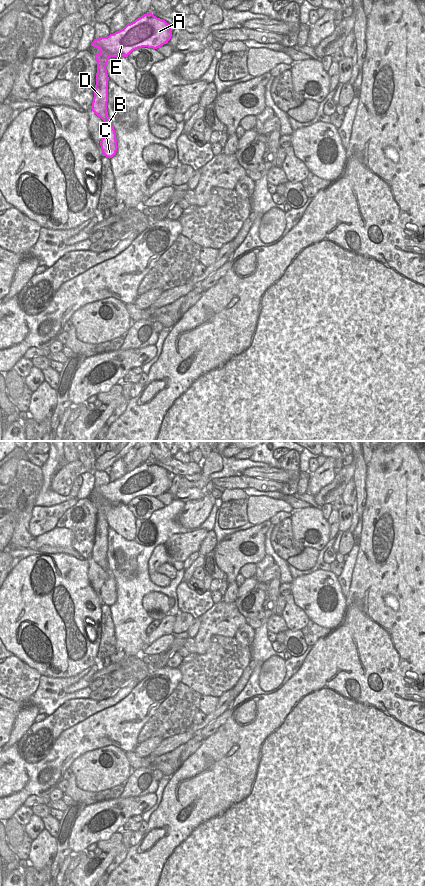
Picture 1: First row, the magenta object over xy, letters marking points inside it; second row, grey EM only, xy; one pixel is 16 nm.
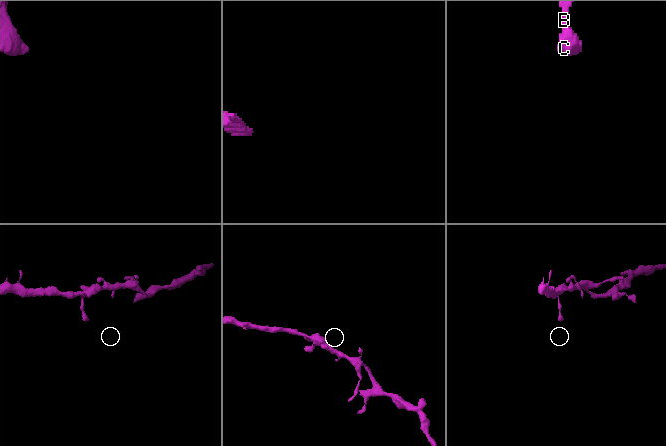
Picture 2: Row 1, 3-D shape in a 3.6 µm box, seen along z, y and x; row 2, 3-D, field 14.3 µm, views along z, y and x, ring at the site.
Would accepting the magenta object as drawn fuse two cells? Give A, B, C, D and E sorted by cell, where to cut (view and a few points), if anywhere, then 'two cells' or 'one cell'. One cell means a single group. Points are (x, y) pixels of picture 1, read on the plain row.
A B C D E; no cut; one cell

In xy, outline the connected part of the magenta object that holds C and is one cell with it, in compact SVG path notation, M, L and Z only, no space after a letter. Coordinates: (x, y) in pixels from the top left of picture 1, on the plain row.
M149 460L127 472L123 477L107 485L94 487L92 490L91 493L98 496L100 501L95 503L97 521L91 557L107 573L107 579L100 589L103 604L110 607L117 599L116 581L107 560L109 525L106 514L109 506L118 504L127 506L132 499L142 495L157 497L167 492L171 484L171 474Z

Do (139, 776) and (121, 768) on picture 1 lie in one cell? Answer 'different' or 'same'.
different

